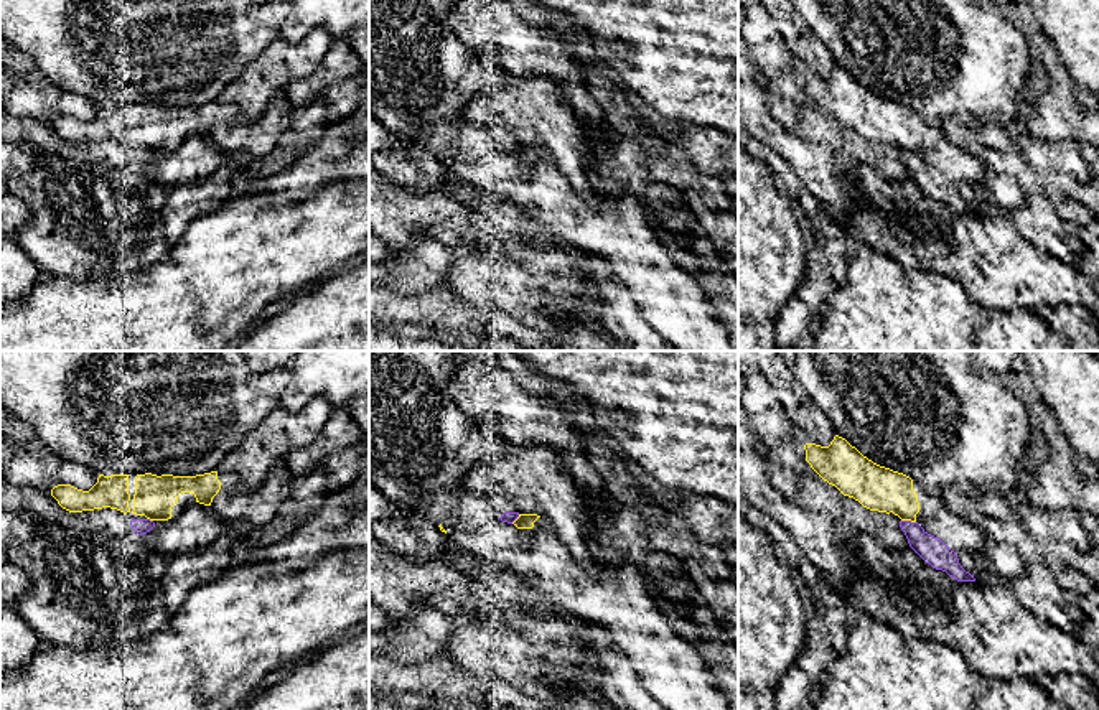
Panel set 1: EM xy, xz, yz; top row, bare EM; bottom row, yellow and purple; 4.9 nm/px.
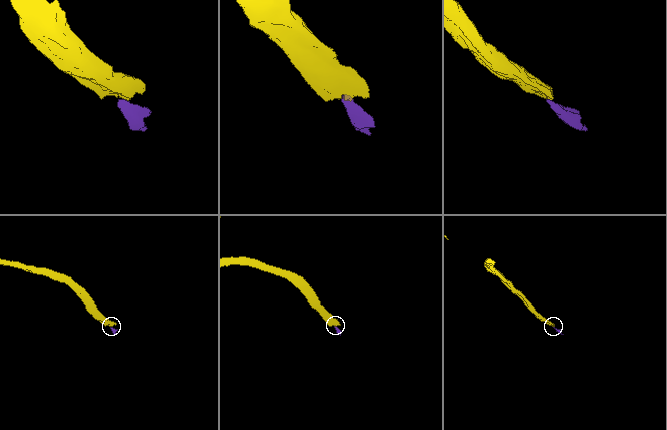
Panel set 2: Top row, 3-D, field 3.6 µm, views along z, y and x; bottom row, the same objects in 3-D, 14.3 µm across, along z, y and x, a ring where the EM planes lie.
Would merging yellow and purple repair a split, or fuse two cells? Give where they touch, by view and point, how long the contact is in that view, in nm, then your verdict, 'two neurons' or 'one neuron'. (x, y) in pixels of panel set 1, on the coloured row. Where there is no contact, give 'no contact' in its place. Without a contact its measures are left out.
yz (908, 519) | 70 nm | two neurons

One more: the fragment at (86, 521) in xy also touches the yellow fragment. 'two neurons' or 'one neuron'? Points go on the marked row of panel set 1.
two neurons

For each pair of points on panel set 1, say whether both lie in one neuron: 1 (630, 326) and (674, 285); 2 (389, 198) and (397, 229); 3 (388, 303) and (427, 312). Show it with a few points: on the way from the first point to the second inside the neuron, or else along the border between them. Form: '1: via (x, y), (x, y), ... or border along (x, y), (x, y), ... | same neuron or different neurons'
1: border along (620, 282), (628, 290), (643, 318), (659, 333) | different neurons
2: via (389, 206), (396, 221) | same neuron
3: via (397, 308), (417, 308) | same neuron

